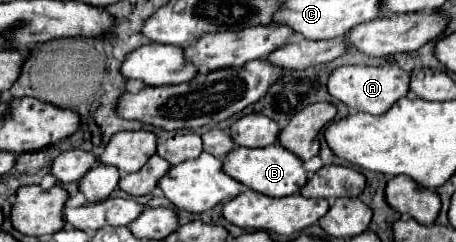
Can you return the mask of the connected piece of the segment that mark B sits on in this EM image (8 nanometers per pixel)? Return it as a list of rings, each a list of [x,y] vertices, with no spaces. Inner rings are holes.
[[[272,144],[266,148],[234,148],[232,152],[226,154],[224,162],[222,162],[222,172],[226,172],[228,176],[232,176],[234,180],[238,180],[240,184],[248,186],[254,192],[262,192],[266,196],[290,196],[290,194],[298,194],[300,188],[306,184],[308,174],[302,166],[302,160],[298,156],[294,156],[292,152],[288,152],[286,148],[282,148],[280,144]]]

